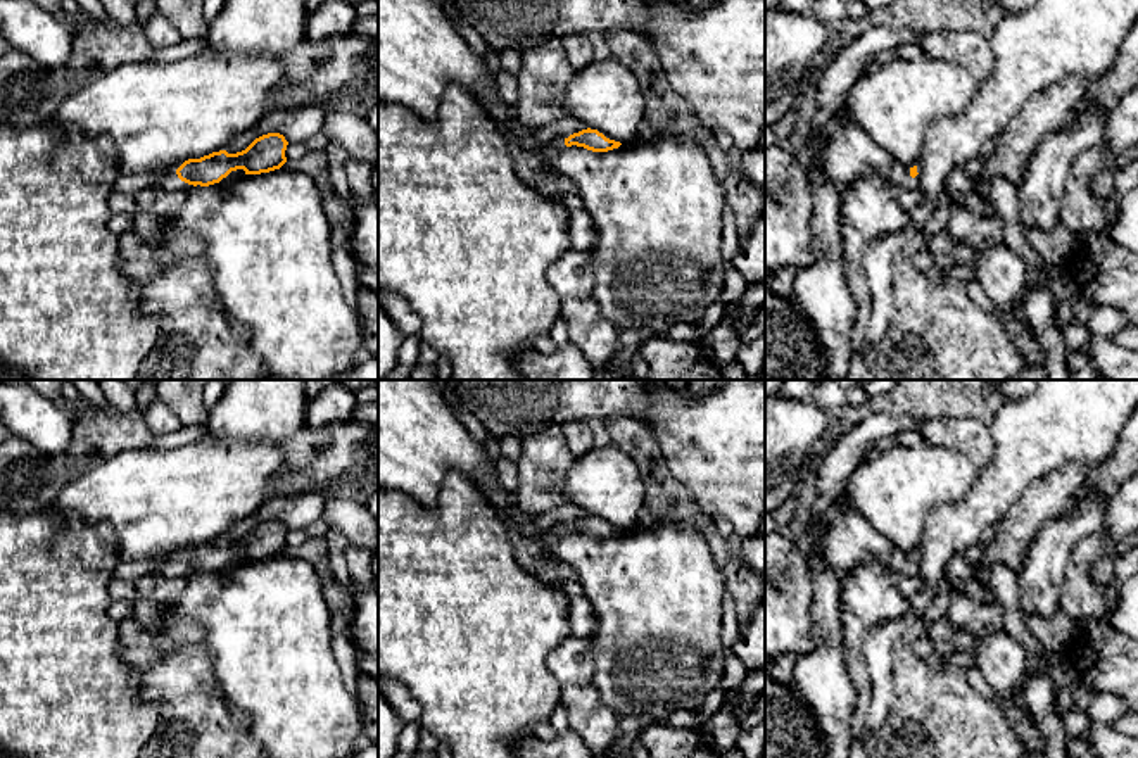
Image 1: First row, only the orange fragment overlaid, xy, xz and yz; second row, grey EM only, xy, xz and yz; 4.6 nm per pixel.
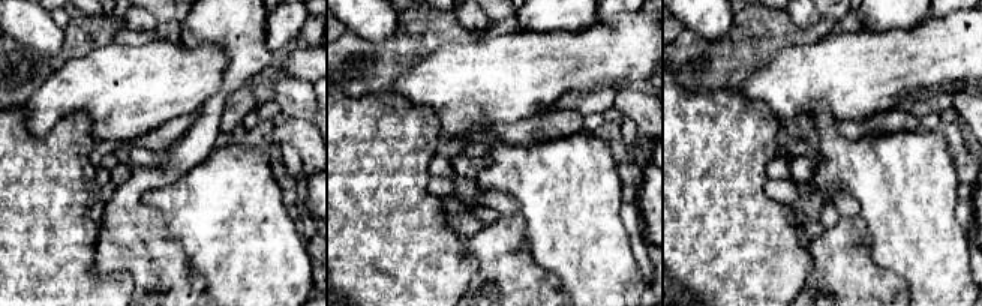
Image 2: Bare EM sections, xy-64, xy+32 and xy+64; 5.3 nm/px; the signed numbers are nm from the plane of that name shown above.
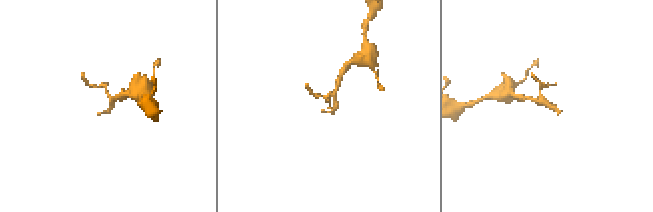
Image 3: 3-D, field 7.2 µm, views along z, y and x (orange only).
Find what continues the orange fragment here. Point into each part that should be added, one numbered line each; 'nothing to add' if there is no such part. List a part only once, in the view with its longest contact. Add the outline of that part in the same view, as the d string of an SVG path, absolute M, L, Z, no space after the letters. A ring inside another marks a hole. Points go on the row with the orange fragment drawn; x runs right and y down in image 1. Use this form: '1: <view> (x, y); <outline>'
1: xy (170, 180); M164 171L164 178L157 185L173 190L180 188L181 183L183 181L178 178L176 171Z

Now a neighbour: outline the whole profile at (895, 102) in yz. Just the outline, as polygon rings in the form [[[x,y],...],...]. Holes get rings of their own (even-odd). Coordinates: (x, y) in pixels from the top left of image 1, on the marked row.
[[[924,54],[915,60],[881,59],[848,90],[846,109],[876,145],[903,166],[914,167],[922,155],[929,126],[938,117],[964,112],[977,88],[976,78],[960,64],[931,59]]]

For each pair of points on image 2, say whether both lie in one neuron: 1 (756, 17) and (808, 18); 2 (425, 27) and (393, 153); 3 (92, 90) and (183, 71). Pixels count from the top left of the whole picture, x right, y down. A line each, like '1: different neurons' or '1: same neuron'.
1: different neurons
2: different neurons
3: same neuron

